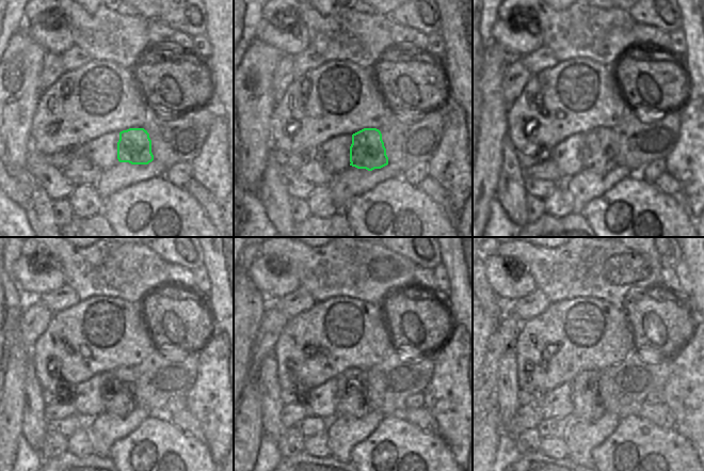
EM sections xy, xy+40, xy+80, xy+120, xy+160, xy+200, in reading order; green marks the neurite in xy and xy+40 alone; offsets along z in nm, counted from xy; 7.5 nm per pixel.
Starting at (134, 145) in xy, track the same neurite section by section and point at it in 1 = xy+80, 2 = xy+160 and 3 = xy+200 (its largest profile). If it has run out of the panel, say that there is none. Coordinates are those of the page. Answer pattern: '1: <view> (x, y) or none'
1: xy+80 (600, 151)
2: xy+160 (351, 402)
3: xy+200 (588, 407)

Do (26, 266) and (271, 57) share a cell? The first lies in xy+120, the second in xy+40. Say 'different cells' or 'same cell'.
different cells

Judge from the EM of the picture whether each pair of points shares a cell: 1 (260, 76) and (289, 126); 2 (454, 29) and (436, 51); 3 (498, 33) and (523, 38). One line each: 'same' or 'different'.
1: different
2: different
3: same

